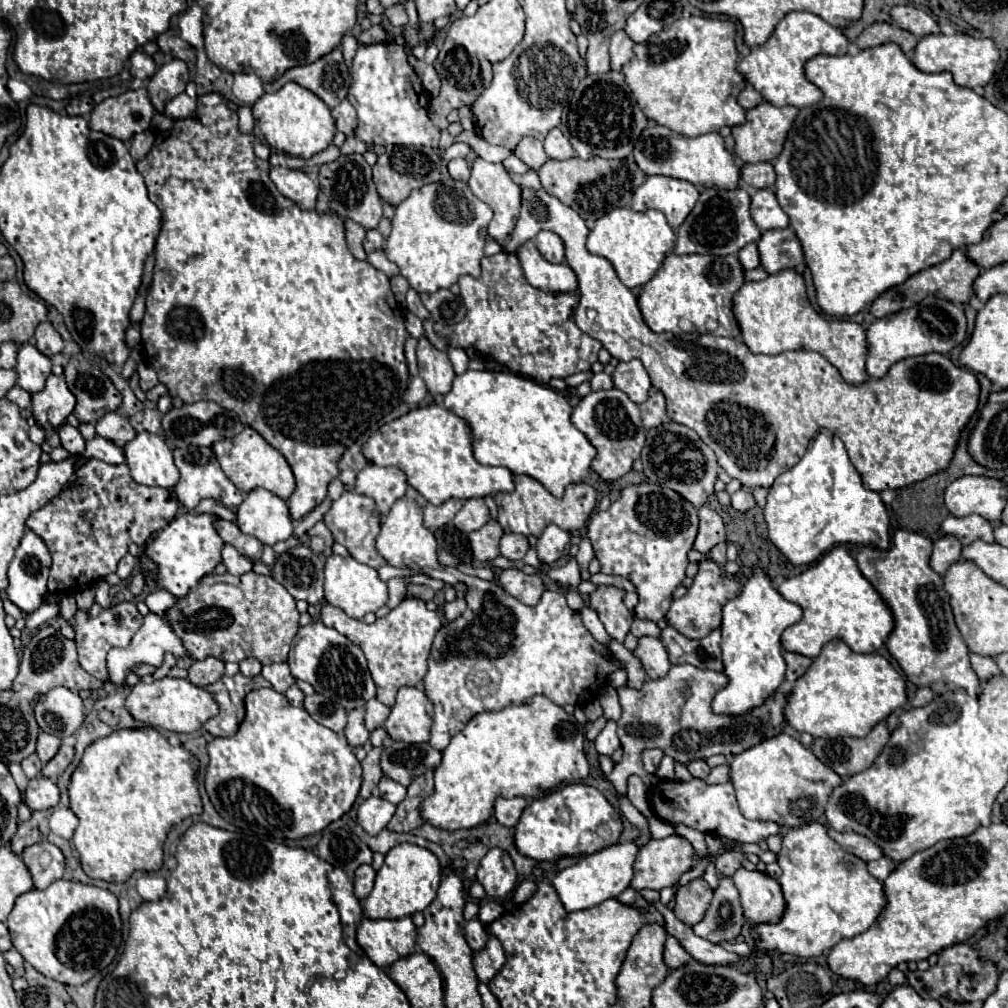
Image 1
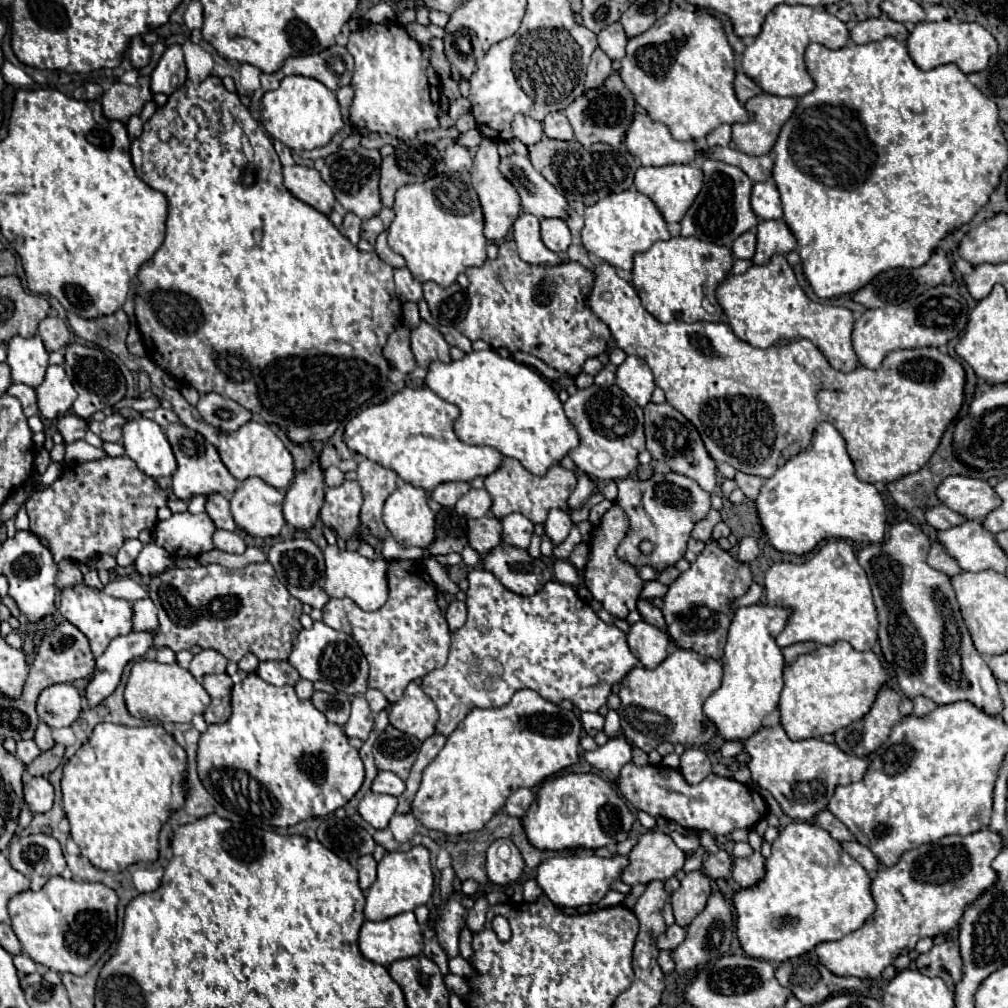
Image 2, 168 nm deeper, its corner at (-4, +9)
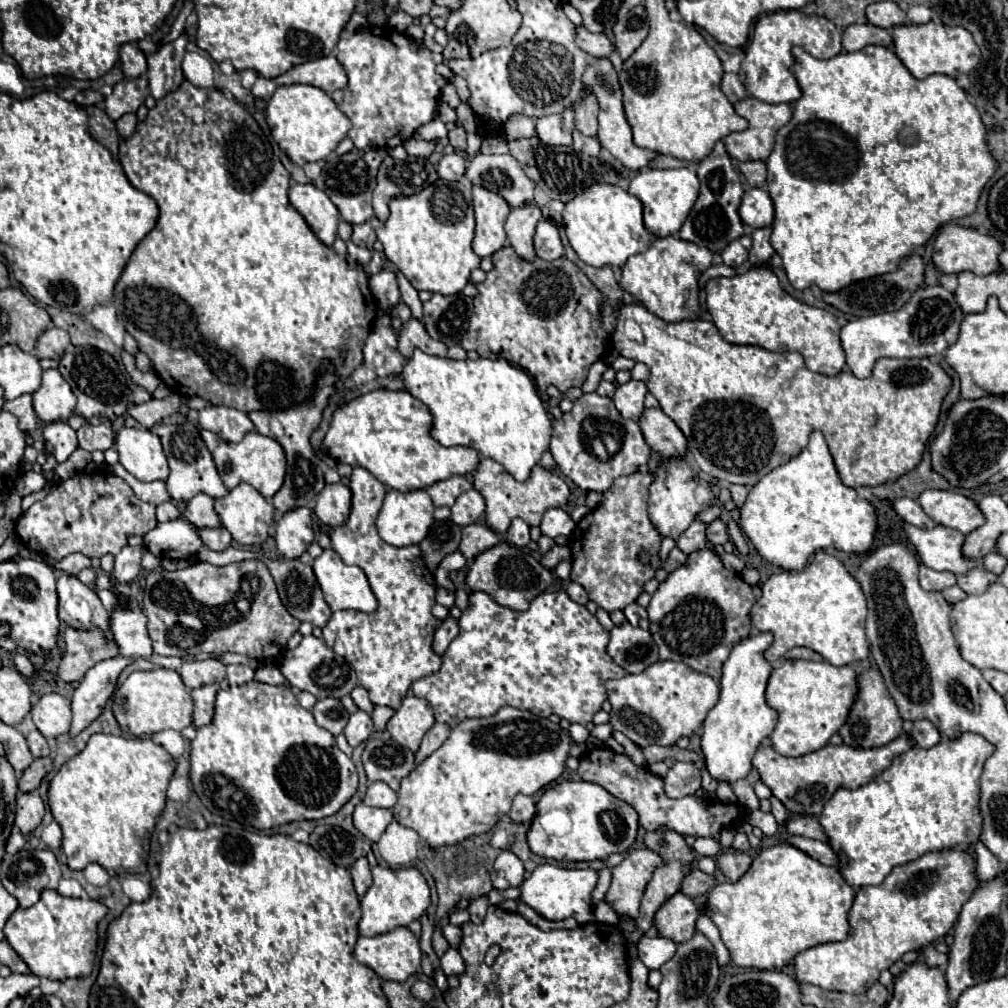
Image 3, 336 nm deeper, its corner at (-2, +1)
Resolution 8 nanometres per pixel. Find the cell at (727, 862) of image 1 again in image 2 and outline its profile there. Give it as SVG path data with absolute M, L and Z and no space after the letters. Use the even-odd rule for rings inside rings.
M719 850L719 852L715 852L715 854L709 854L709 856L705 858L705 864L703 864L705 874L707 874L709 878L713 878L713 880L727 876L727 874L731 872L731 868L733 868L733 858L731 858L731 854L725 852L725 850Z

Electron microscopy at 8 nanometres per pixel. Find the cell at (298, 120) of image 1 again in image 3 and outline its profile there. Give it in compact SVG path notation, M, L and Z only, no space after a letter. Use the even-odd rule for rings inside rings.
M305 84L277 88L275 94L267 100L265 114L275 142L297 166L325 160L351 130L351 120L343 116L333 98L319 88Z

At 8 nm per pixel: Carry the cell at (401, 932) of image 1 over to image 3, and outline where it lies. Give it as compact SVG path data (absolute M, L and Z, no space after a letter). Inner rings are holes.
M401 926L373 938L359 936L355 958L373 968L383 980L405 982L411 974L419 972L421 950L413 932Z

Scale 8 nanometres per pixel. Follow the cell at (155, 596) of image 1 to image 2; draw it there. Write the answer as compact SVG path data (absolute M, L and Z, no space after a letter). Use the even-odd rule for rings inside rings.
M127 578L127 580L115 580L115 582L109 582L109 584L105 586L103 592L105 592L107 596L123 598L123 600L129 600L129 602L141 600L141 598L147 598L147 596L149 596L149 592L147 592L141 584L129 580L129 578Z

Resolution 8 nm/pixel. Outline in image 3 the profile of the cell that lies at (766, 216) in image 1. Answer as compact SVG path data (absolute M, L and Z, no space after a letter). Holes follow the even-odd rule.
M747 188L739 204L739 218L749 228L765 228L773 224L773 202L765 188Z

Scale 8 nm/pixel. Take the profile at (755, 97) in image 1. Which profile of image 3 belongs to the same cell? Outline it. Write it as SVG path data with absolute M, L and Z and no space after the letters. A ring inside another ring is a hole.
M729 72L723 74L723 80L721 80L721 92L727 96L727 100L729 100L731 104L735 104L735 102L747 98L745 86L741 84L739 76L737 76L737 74L729 74Z

